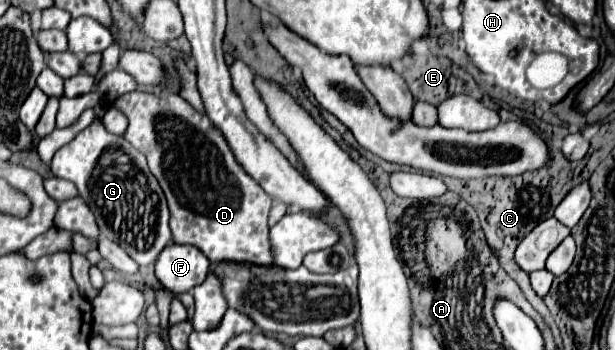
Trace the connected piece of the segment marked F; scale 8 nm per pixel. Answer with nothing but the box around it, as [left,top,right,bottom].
[155,243,209,295]

